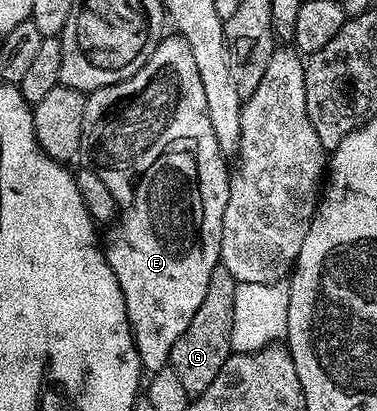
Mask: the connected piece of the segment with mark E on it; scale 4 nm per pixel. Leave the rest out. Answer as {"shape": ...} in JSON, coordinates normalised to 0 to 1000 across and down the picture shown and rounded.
{"shape":[[[477,83],[456,85],[440,85],[430,95],[401,131],[401,141],[390,141],[390,151],[379,151],[379,161],[369,161],[369,170],[358,180],[347,180],[347,190],[233,226],[220,268],[220,331],[212,367],[212,377],[225,380],[223,397],[247,406],[252,423],[263,423],[263,433],[273,433],[273,443],[284,443],[284,462],[294,462],[300,487],[310,496],[316,523],[297,547],[302,555],[292,560],[289,577],[281,584],[276,577],[273,611],[316,686],[316,706],[326,706],[326,735],[337,754],[342,800],[374,873],[377,898],[395,910],[419,905],[446,888],[464,832],[475,832],[485,803],[496,803],[496,793],[507,793],[507,774],[517,774],[517,754],[528,754],[538,725],[549,725],[549,696],[560,686],[560,667],[581,647],[586,628],[592,511],[602,511],[613,436],[613,409],[607,418],[605,404],[597,401],[605,399],[602,382],[581,365],[570,316],[560,316],[560,287],[549,277],[549,229],[538,229],[538,197],[528,190],[528,161],[517,161],[517,141],[507,134],[507,112],[496,112],[496,102]]]}

